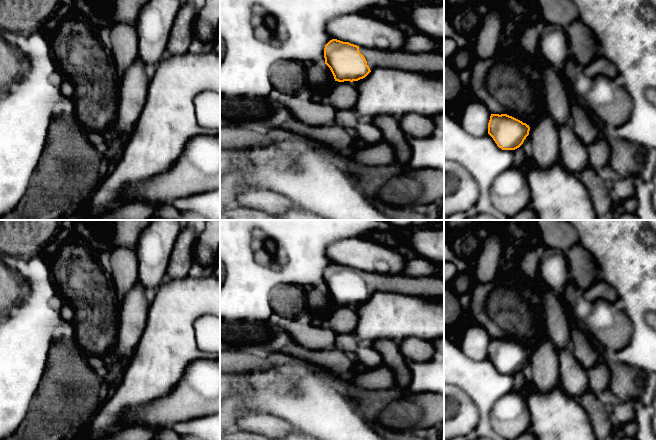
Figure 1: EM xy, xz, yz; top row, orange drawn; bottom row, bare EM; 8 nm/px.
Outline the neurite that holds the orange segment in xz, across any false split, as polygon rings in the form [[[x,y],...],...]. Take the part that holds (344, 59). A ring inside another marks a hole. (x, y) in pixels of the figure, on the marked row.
[[[332,39],[325,45],[324,58],[325,64],[338,82],[358,81],[377,67],[423,74],[444,74],[444,54],[374,50],[337,39]]]

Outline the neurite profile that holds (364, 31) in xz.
[[[350,14],[332,19],[327,23],[327,31],[334,39],[343,42],[391,52],[402,51],[408,35],[390,23],[362,14]]]

